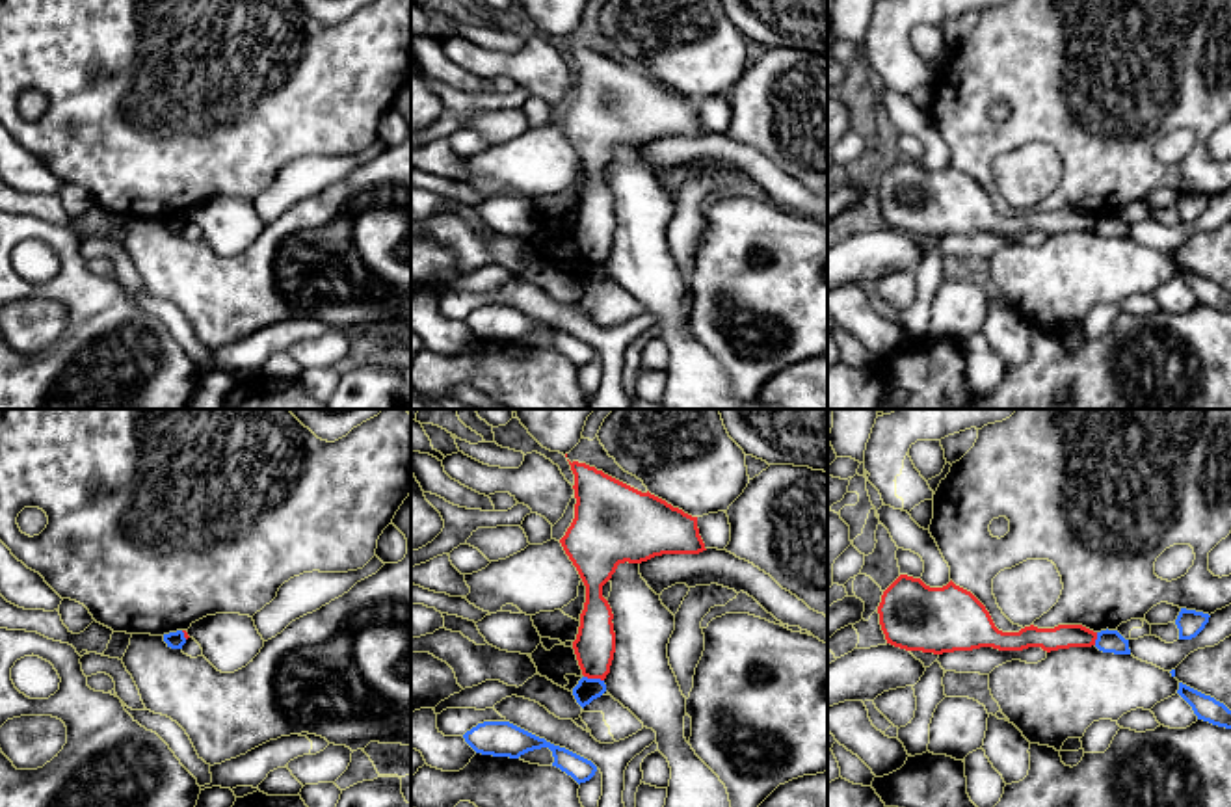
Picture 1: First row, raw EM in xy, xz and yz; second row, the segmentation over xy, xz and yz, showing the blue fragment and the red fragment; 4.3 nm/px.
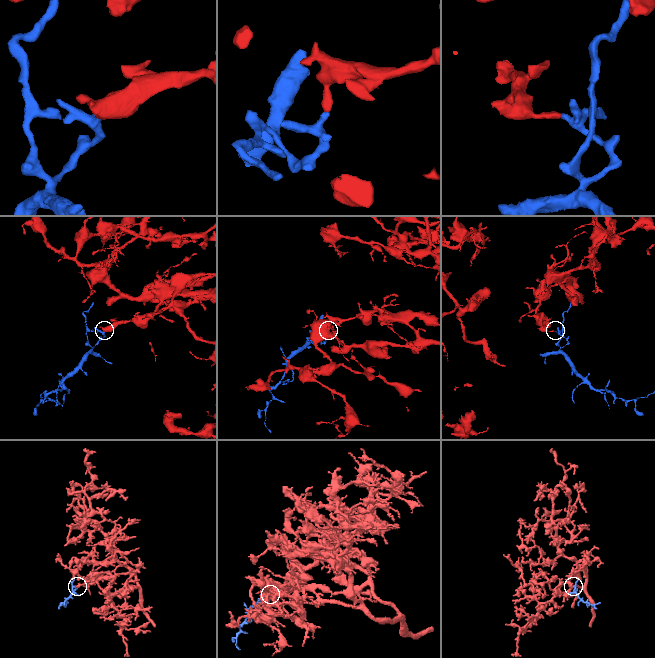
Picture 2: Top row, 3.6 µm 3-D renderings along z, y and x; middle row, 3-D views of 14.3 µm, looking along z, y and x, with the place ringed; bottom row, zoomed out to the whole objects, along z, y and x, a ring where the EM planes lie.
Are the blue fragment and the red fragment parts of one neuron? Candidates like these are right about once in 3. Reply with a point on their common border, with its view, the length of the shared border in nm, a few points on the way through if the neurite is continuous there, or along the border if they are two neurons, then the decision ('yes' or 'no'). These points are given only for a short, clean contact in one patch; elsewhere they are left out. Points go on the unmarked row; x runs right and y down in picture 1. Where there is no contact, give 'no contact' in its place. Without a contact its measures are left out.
contact xz (594, 263); length 90 nm; border xz (584, 259), (603, 264); no

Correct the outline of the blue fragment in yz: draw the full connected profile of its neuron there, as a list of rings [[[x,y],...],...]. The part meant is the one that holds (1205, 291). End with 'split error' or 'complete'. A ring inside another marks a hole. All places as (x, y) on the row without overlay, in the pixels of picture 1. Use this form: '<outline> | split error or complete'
[[[1179,266],[1177,277],[1192,290],[1198,303],[1209,305],[1218,311],[1231,312],[1231,294],[1224,286],[1183,266]]] | complete

